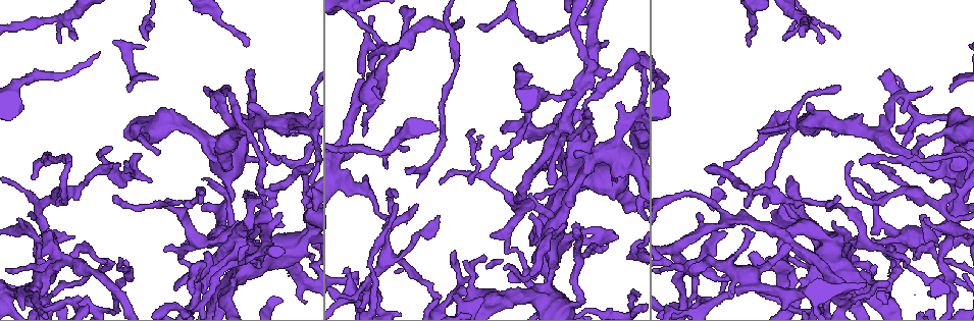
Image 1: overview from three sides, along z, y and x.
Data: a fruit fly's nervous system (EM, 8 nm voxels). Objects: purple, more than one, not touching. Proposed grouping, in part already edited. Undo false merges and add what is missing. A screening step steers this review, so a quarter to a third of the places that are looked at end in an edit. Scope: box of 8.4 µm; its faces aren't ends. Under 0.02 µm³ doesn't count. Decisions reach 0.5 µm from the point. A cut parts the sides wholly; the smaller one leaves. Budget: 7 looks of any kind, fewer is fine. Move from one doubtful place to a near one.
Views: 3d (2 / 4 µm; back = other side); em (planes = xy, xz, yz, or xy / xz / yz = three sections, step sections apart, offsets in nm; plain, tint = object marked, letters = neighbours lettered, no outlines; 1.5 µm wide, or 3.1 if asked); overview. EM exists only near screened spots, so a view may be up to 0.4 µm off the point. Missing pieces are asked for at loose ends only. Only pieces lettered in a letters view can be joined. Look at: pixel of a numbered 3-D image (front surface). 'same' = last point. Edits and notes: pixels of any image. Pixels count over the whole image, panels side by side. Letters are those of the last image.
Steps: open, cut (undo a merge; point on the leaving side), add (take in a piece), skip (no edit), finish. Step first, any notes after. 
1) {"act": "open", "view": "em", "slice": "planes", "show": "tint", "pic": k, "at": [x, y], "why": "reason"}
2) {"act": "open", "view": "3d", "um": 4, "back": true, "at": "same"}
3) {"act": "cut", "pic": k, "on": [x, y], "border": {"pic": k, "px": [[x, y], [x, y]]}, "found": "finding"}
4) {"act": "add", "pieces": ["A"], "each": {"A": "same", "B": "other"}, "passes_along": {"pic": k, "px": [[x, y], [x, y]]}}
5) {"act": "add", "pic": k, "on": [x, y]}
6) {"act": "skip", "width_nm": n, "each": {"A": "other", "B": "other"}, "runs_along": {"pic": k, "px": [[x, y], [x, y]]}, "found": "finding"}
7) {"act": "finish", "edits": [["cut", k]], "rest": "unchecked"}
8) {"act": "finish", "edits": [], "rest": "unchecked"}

{"act": "open", "view": "em", "slice": "planes", "show": "letters", "pic": 1, "at": [530, 274], "why": "free end"}

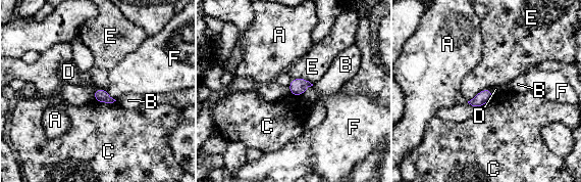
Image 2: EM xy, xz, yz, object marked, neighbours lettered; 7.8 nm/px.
{"act": "skip", "longest_contact_nm": ["E", 200], "each": {"A": "other", "B": "other", "C": "other", "D": "other", "E": "other", "F": "other"}, "found": "no lettered piece goes on from it"}

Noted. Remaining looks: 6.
{"act": "open", "view": "em", "slice": "planes", "show": "tint", "pic": 1, "at": [259, 258], "why": "touches itself"}

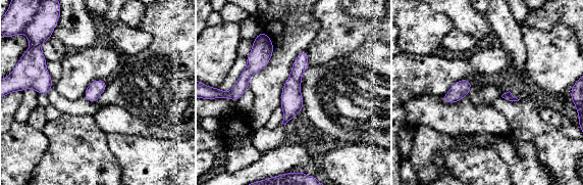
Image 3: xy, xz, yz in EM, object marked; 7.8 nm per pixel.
{"act": "open", "view": "em", "slice": "planes", "show": "letters", "at": "same"}

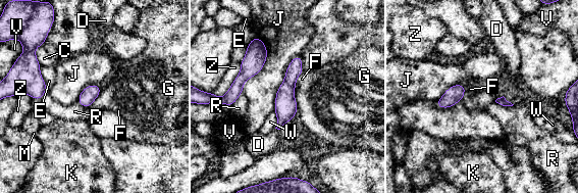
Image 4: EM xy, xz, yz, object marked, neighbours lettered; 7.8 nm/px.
{"act": "skip", "width_nm": 50, "each": {"C": "other", "D": "other", "E": "other", "F": "other", "G": "other", "J": "other", "K": "other", "M": "other", "R": "other", "V": "other", "W": "other", "Z": "other"}, "border": {"pic": 4, "px": [[295, 86], [295, 101], [298, 112]]}, "found": "one cell here"}

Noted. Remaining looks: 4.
{"act": "open", "view": "em", "slice": "xz", "step": 4, "show": "letters", "pic": 1, "at": [283, 226], "why": "free end"}

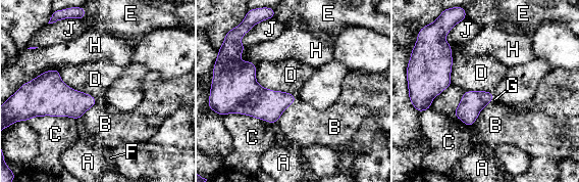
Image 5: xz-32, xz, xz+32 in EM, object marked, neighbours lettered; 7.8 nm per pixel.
{"act": "skip", "each": {"A": "other", "B": "other", "C": "other", "D": "other", "E": "other", "F": "other", "G": "other", "H": "other", "J": "other"}, "border": {"pic": 5, "px": [[256, 65], [260, 85], [297, 98]]}, "found": "none of them fits"}

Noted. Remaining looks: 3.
{"act": "finish", "edits": [], "rest": "unchecked"}

